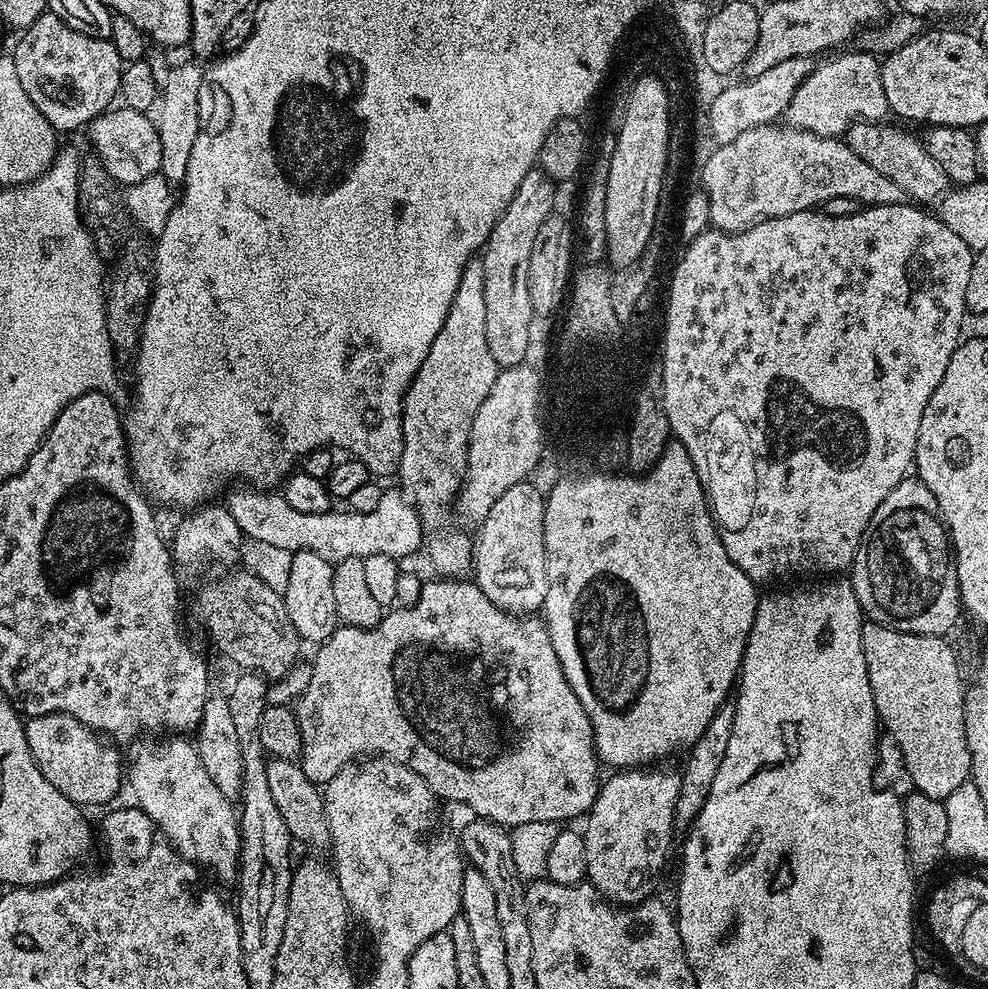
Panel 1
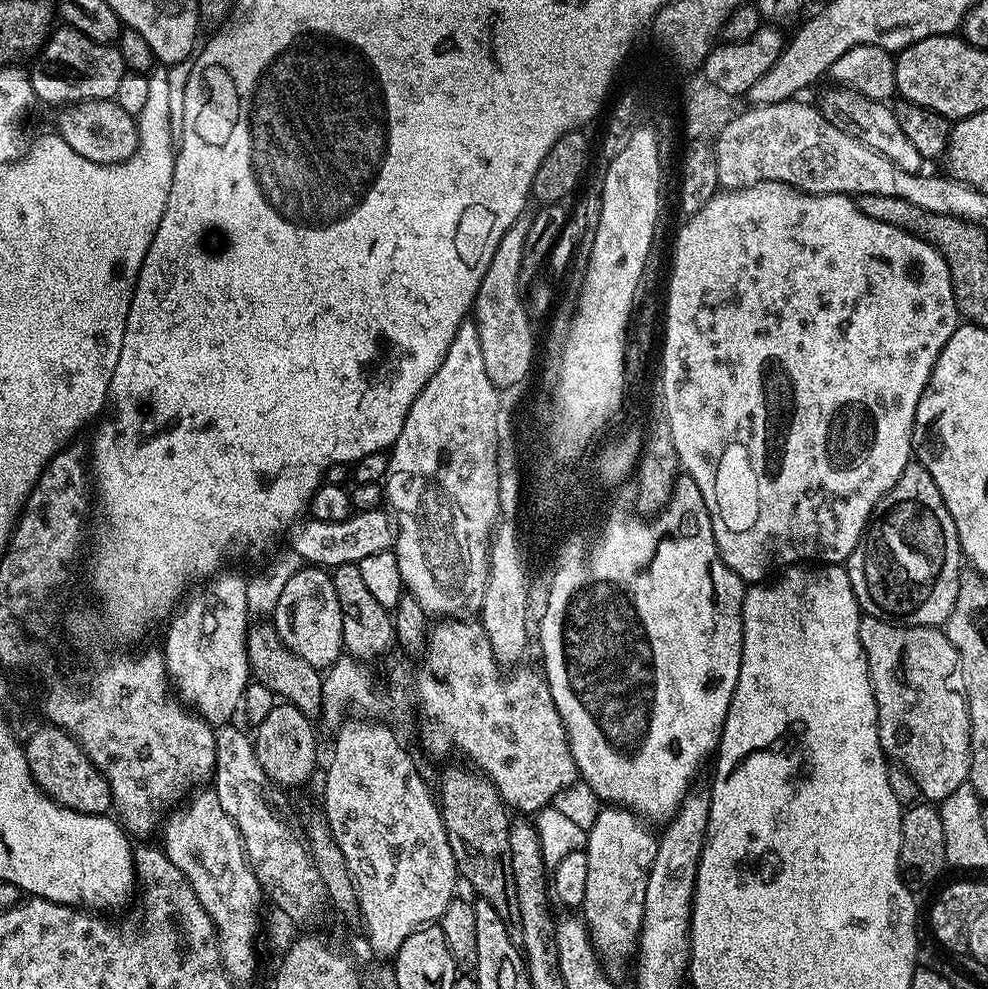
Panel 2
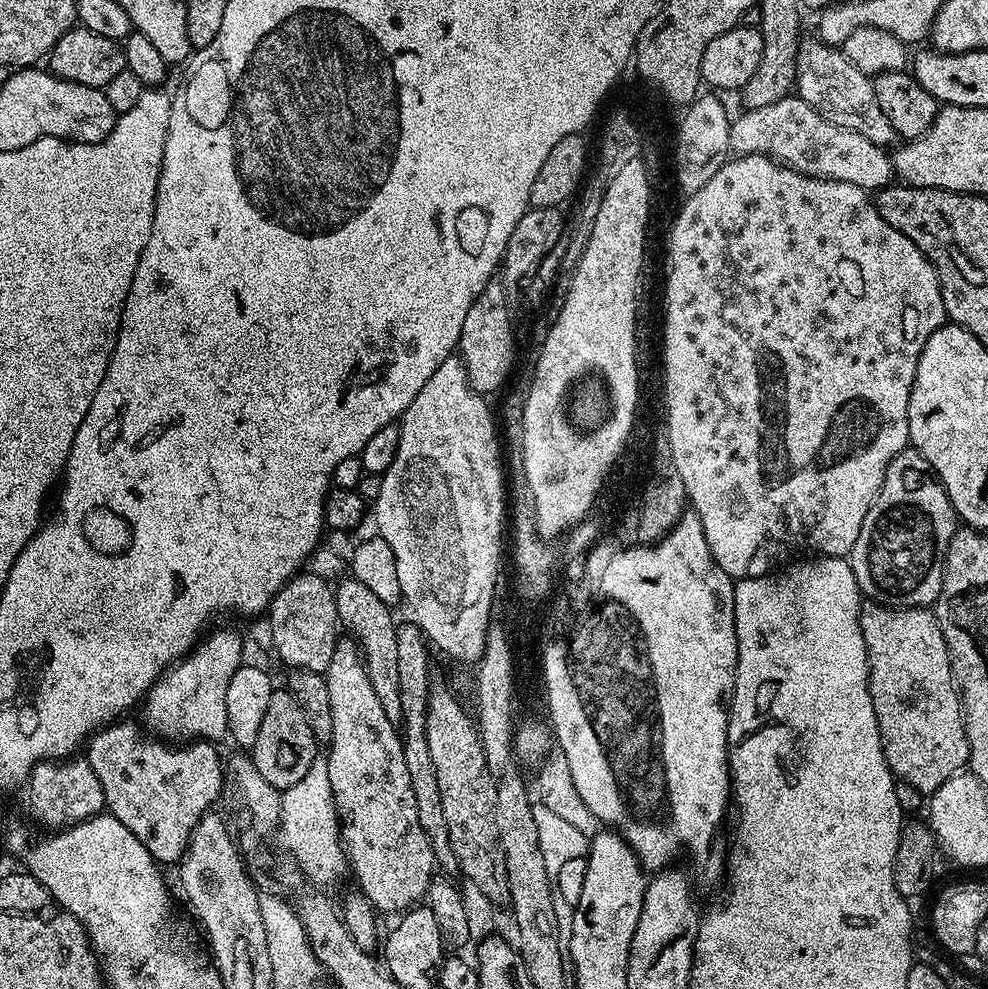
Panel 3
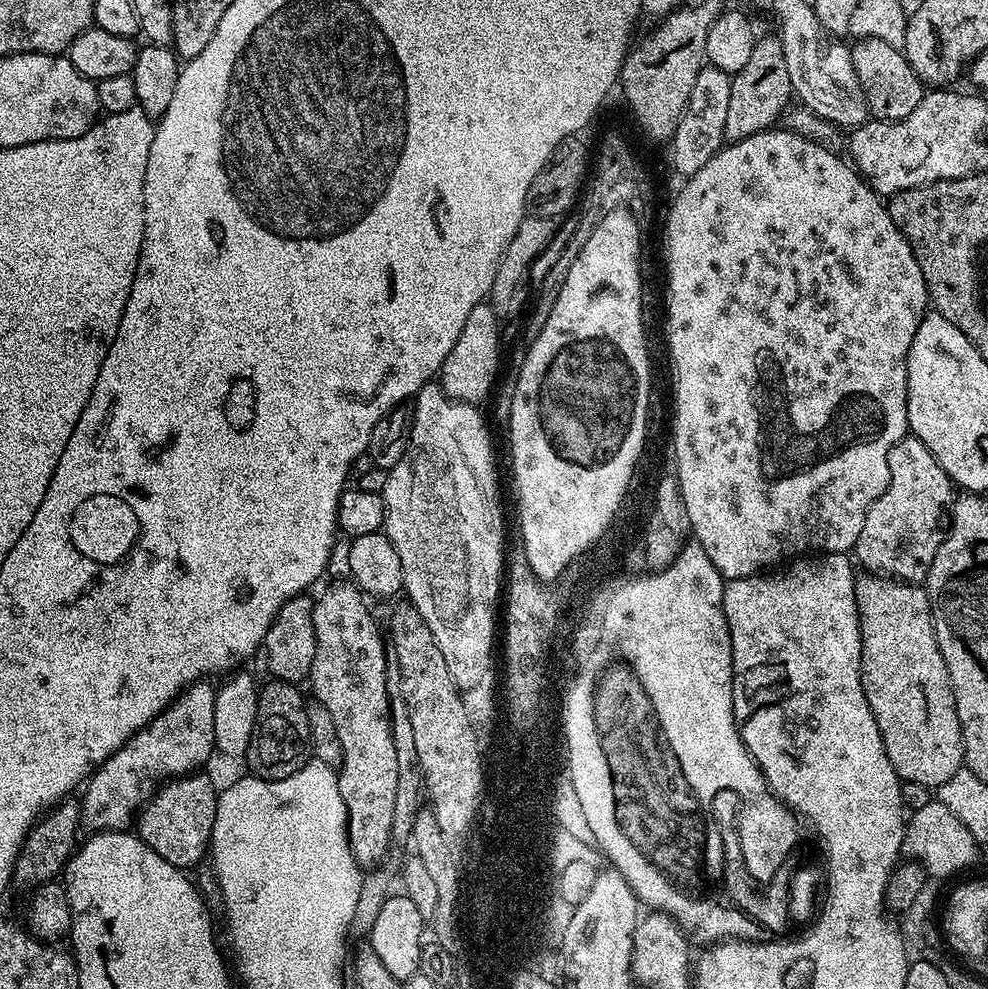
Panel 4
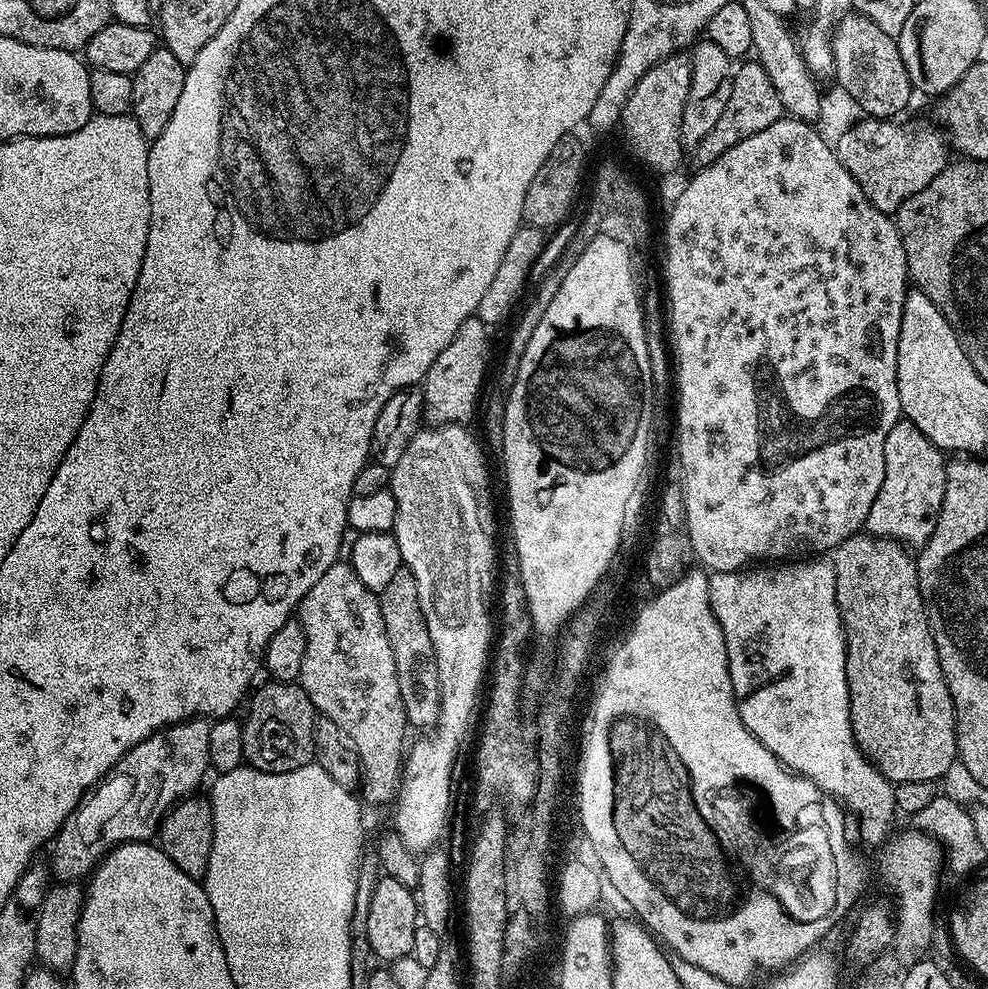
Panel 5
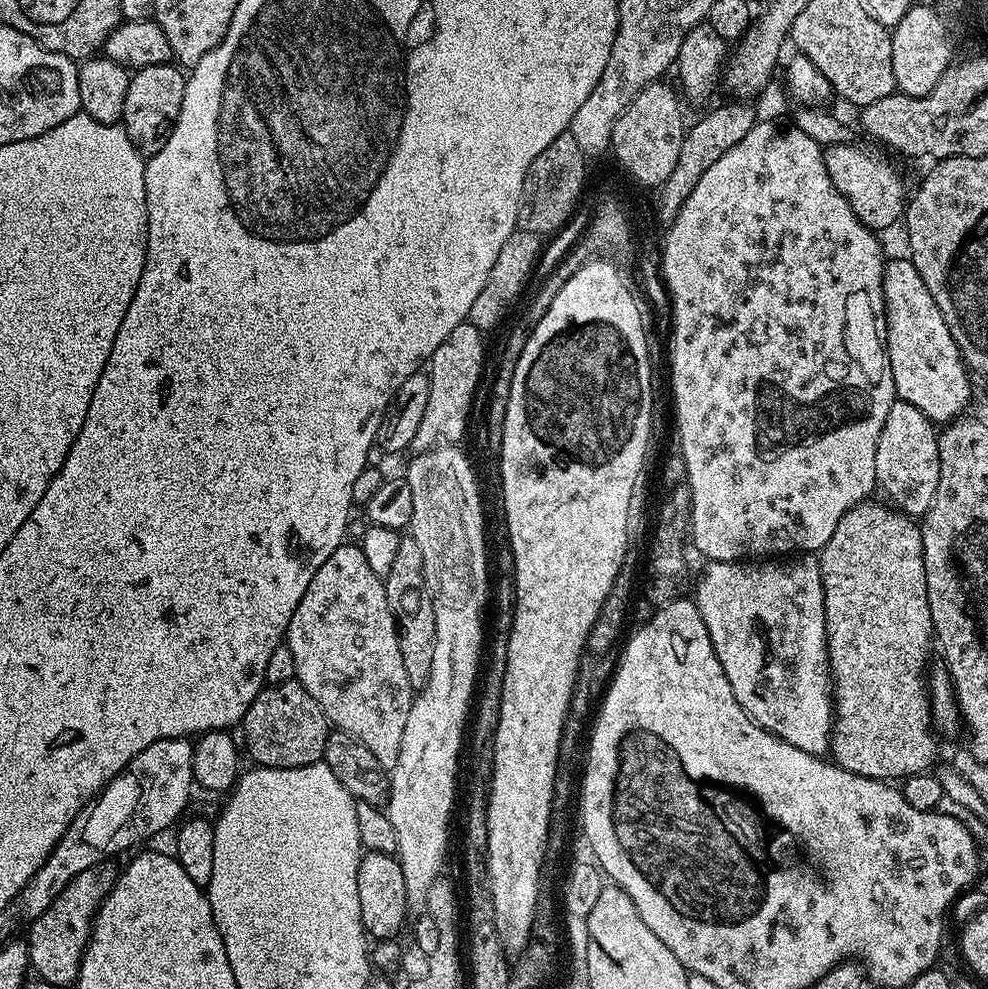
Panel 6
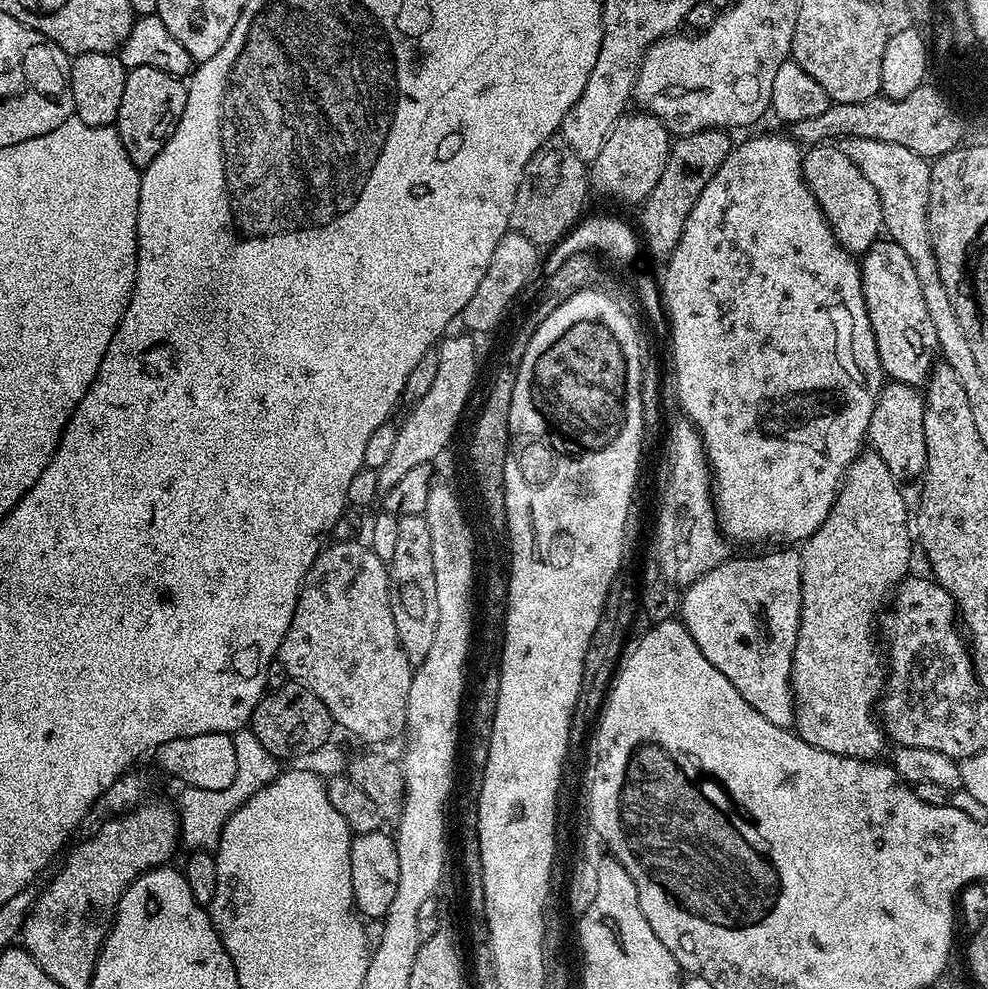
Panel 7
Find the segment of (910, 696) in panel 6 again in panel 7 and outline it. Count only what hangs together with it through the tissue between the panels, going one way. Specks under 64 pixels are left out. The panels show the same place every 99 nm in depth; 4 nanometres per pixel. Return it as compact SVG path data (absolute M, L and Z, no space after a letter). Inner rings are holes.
M864 450L857 456L856 460L848 467L844 474L844 482L840 486L840 491L836 493L836 501L826 518L822 522L819 530L808 540L803 541L799 549L802 558L802 610L800 611L800 625L798 626L798 642L794 646L792 655L792 690L796 702L796 719L794 721L794 731L797 736L801 736L810 746L818 746L818 750L826 750L830 754L839 756L849 756L855 760L875 761L876 756L886 745L886 733L881 721L877 716L878 701L884 691L886 683L886 664L882 659L882 652L876 649L876 640L872 635L878 632L878 616L876 611L880 608L880 603L889 599L890 593L896 585L909 575L908 563L912 560L912 544L914 548L914 536L910 531L910 508L904 501L904 496L900 493L901 485L896 476L890 474L886 462L874 451Z

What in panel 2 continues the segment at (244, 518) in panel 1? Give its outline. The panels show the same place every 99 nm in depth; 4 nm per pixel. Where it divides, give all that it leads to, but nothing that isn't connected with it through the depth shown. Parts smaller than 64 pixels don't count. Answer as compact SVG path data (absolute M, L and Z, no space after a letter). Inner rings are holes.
M384 510L356 512L342 522L322 522L308 518L297 523L294 531L296 533L292 536L290 548L297 551L309 565L323 566L328 570L343 564L359 564L362 558L389 551L394 544L394 524L389 513Z

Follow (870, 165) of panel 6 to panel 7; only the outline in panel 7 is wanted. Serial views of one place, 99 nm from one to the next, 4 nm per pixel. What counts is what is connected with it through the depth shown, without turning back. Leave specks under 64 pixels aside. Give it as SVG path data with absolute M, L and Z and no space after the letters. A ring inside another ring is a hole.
M831 143L817 144L809 147L803 153L804 181L814 194L818 206L824 211L828 225L836 241L848 252L863 254L868 251L871 244L881 239L884 232L884 219L882 218L882 202L878 190L870 186L866 174L842 154L837 146Z

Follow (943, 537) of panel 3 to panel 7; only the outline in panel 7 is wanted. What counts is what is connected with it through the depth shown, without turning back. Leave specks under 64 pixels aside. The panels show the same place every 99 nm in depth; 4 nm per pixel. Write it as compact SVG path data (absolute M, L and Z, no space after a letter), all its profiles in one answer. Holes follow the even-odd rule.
M885 383L878 402L874 406L867 439L871 451L876 452L882 462L896 476L897 481L923 477L926 458L926 434L924 433L924 398L913 385Z

